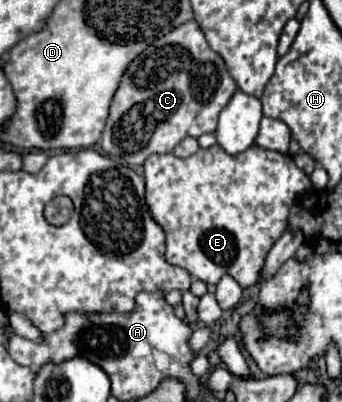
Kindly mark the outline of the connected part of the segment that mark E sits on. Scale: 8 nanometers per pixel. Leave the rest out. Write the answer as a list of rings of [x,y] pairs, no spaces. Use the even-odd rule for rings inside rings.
[[[262,118],[256,144],[236,156],[226,154],[218,144],[212,148],[200,148],[188,158],[178,158],[174,154],[152,154],[144,162],[146,180],[146,204],[156,224],[162,226],[166,234],[166,260],[174,266],[188,270],[190,276],[206,282],[218,284],[222,276],[232,276],[242,288],[254,286],[262,278],[262,268],[268,250],[288,228],[288,214],[296,198],[310,188],[310,178],[294,164],[292,156],[280,154],[280,150],[270,148],[268,140],[284,140],[290,136],[290,128],[282,120]]]

